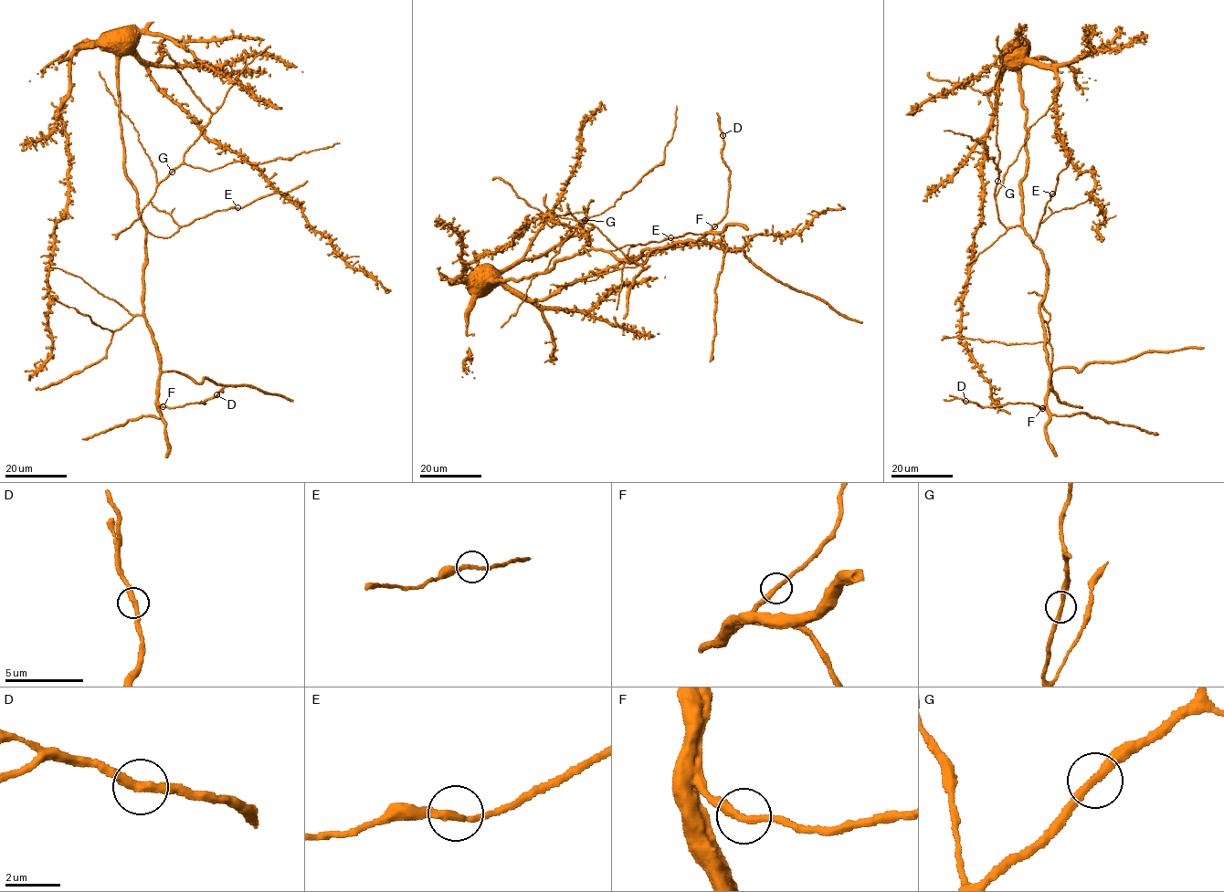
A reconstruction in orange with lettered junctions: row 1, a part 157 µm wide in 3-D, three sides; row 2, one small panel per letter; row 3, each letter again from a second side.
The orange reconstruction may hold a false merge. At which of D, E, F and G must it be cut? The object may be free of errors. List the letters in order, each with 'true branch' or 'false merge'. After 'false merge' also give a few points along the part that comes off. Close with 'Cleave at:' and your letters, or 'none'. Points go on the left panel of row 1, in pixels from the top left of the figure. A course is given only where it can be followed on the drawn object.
D: true branch
E: true branch
F: true branch
G: true branch
Cleave at: none

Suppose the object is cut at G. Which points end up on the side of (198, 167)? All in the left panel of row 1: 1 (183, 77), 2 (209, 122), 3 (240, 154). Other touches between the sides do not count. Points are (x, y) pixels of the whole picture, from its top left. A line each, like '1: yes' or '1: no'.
1: yes
2: yes
3: no

